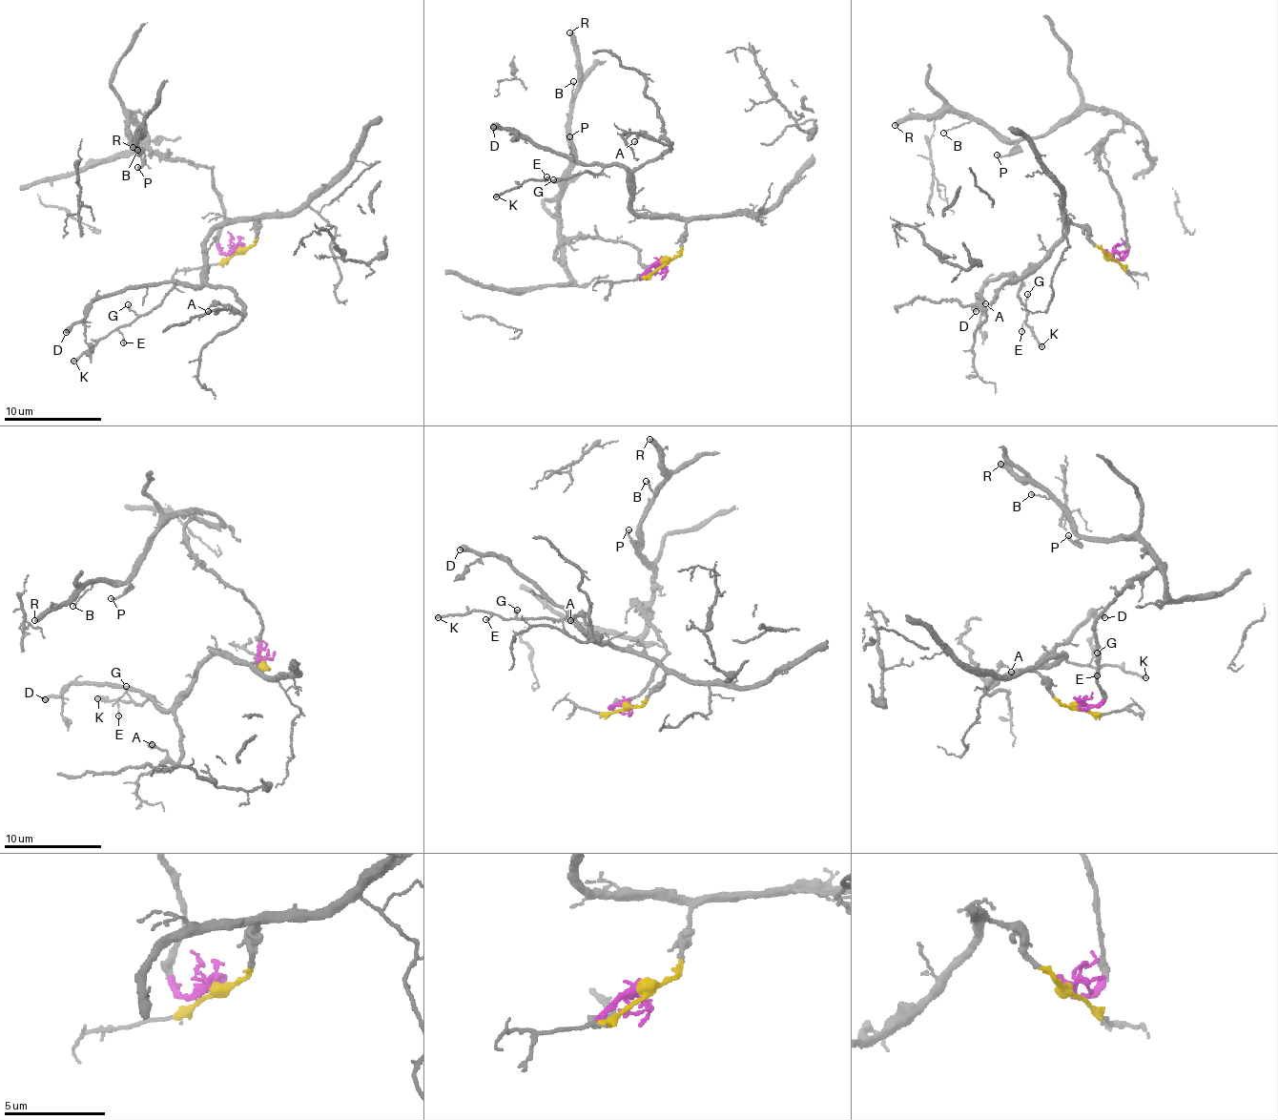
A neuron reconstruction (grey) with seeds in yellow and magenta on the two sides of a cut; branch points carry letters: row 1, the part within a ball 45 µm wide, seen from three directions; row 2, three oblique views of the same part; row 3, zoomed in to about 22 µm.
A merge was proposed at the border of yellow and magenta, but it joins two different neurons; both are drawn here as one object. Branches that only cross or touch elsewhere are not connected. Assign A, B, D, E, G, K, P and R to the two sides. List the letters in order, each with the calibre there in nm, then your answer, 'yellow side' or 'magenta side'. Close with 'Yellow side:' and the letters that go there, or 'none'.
A: 100 nm | yellow side
B: 110 nm | magenta side
D: 440 nm | yellow side
E: 110 nm | yellow side
G: 140 nm | yellow side
K: 220 nm | yellow side
P: 190 nm | magenta side
R: 400 nm | magenta side
Yellow side: A, D, E, G, K

